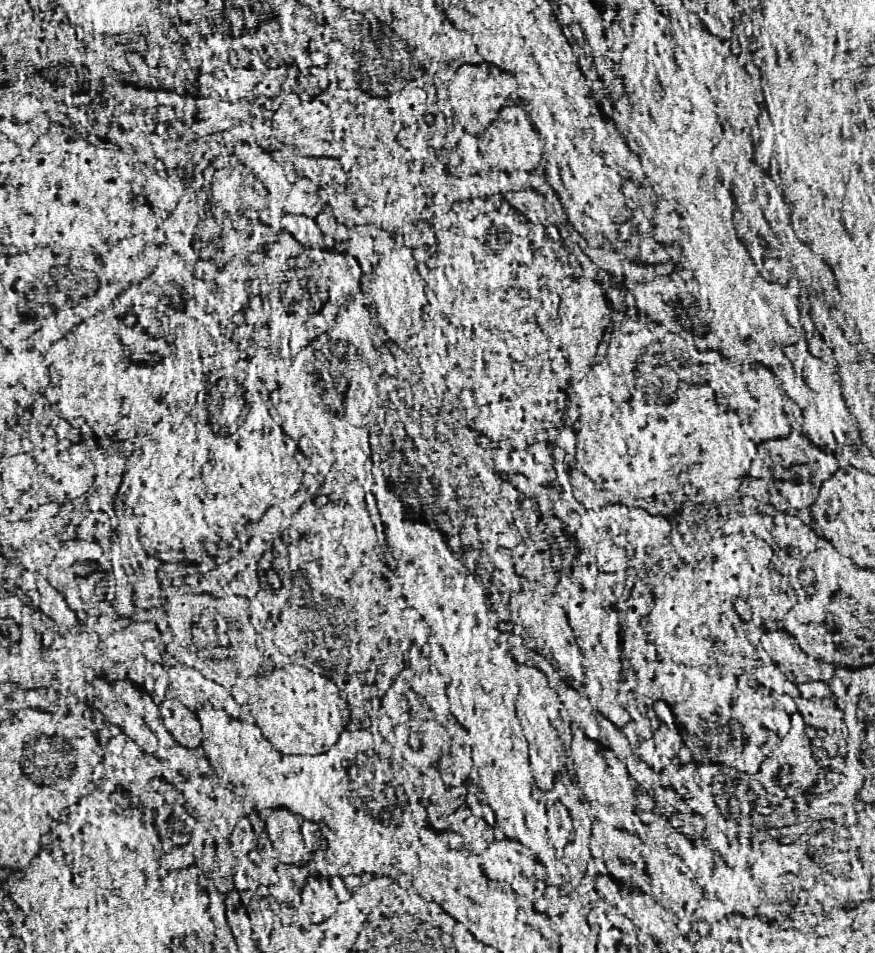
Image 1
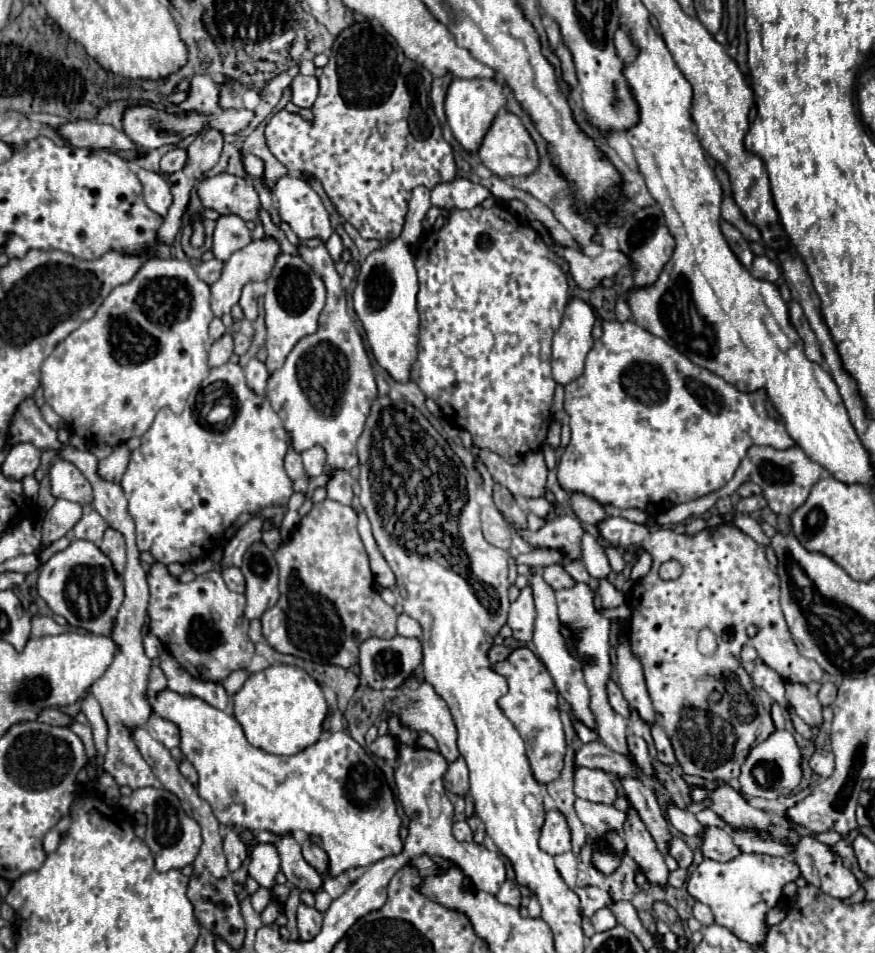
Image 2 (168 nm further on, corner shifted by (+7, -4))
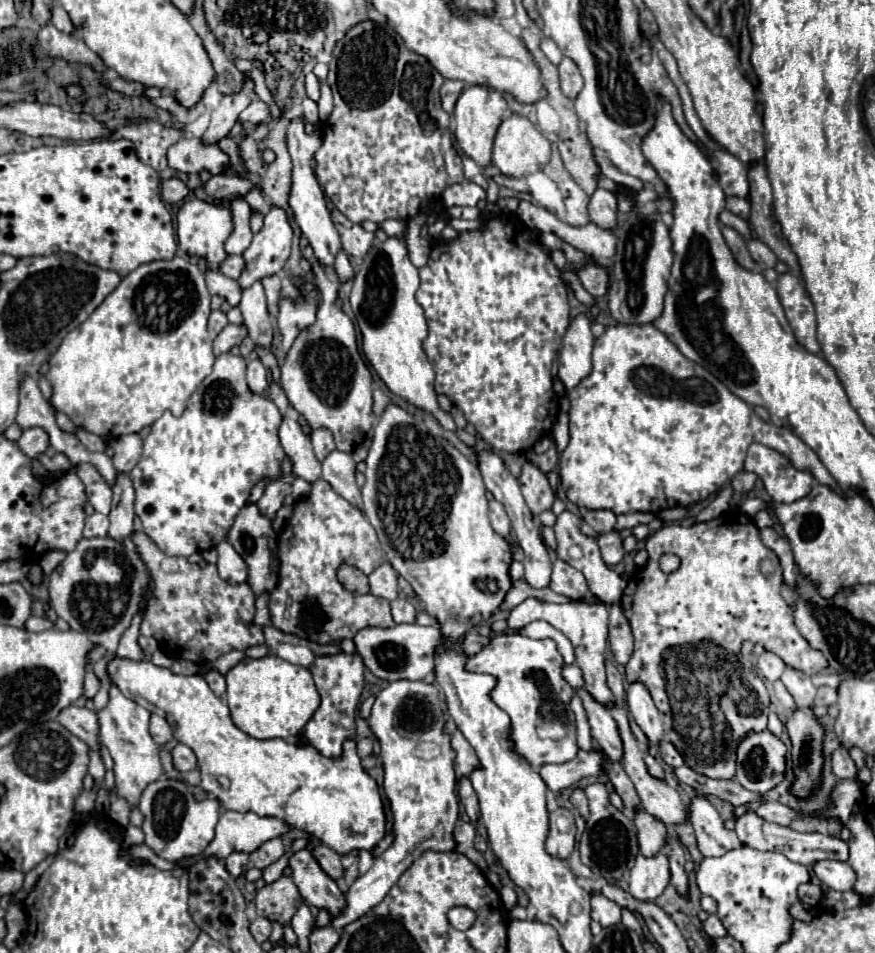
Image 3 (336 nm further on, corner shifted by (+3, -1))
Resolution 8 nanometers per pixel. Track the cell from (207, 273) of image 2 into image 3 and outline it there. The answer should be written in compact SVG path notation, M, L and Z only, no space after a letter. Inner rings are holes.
M228 256L228 258L218 266L218 270L220 270L224 276L234 278L234 280L236 280L236 276L240 276L242 268L244 268L244 258L242 258L242 256Z

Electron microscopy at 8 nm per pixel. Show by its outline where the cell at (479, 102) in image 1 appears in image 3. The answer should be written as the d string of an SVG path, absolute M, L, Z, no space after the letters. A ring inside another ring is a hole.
M468 86L462 90L456 108L454 108L454 120L456 120L456 140L466 156L470 156L478 166L486 168L492 164L490 152L492 142L496 136L496 130L502 122L502 116L506 112L506 100L504 94L498 90L492 90L488 86Z

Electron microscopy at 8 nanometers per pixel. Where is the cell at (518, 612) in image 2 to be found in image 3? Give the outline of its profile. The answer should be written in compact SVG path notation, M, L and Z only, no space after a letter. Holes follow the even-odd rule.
M528 598L510 612L508 626L512 630L520 630L534 620L546 620L572 642L574 654L576 654L576 664L582 668L582 674L584 674L584 688L600 704L612 706L614 700L612 700L612 692L608 692L608 686L606 686L606 664L604 664L604 660L606 660L604 652L606 652L606 644L608 644L608 606L602 602L598 602L598 604L586 604L586 602L550 604L550 602L542 602L536 598Z

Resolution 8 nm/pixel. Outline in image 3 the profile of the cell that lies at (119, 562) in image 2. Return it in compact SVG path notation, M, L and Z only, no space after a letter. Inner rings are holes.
M118 474L114 484L114 500L110 510L110 528L108 536L116 542L124 542L124 538L132 536L132 522L134 522L134 488L128 476Z

